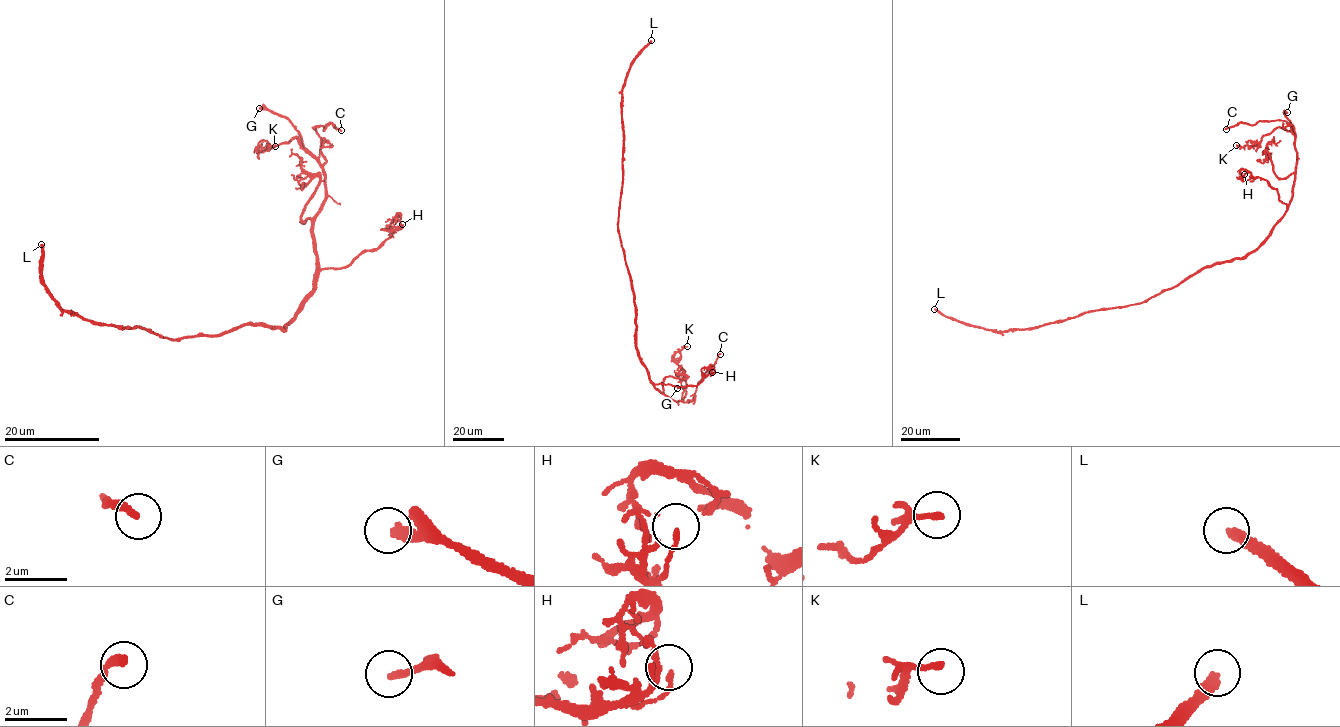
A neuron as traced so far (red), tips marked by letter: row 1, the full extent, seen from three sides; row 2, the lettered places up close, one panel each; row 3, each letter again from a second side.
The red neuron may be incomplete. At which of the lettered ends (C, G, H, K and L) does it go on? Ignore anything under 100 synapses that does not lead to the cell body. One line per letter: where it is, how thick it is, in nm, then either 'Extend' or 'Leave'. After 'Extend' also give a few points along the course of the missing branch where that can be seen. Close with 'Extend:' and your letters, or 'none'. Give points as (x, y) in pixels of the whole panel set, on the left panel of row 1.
C: Place: (341, 130). Thickness 280 nm. Leave
G: Place: (259, 108). Thickness 220 nm. Extend. Course of what is missing: (259, 108), (200, 69), (192, 60)
H: Place: (402, 224). Thickness 130 nm. Leave
K: Place: (275, 146). Thickness 170 nm. Leave
L: Place: (41, 244). Thickness 320 nm. Extend. Course of what is missing: (41, 244), (44, 204), (77, 180), (147, 184), (273, 223), (339, 206), (373, 163), (390, 166), (377, 177)
Extend: G, L

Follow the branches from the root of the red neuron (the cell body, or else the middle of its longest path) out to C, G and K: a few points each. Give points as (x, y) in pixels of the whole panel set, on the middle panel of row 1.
C: (632, 281), (636, 345), (654, 388), (677, 402), (691, 400), (698, 383), (720, 354)
G: (632, 281), (639, 355), (654, 388), (675, 401), (683, 402), (682, 399), (686, 393), (677, 388)
K: (632, 281), (639, 355), (654, 388), (677, 402), (684, 402), (686, 386), (678, 351), (687, 346)

